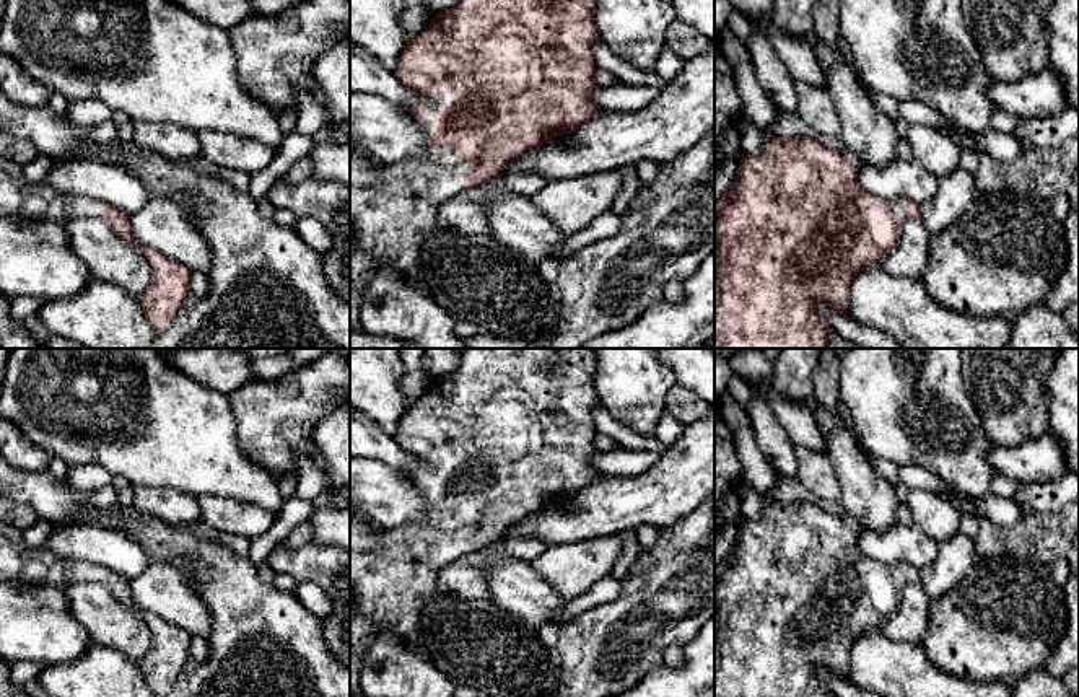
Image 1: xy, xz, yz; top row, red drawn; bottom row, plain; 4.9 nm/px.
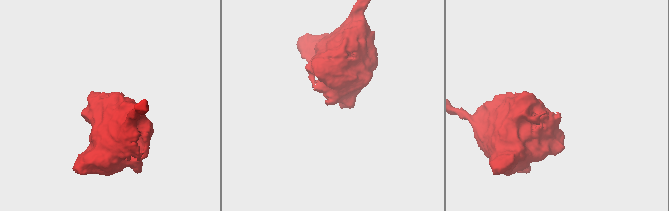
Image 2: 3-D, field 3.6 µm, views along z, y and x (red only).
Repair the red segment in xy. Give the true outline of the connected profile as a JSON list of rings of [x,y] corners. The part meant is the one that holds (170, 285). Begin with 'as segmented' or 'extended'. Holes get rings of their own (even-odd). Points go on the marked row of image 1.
extended | [[[0,171],[0,217],[3,215],[54,221],[96,217],[106,221],[120,239],[140,249],[151,265],[151,283],[138,296],[138,301],[155,334],[163,334],[173,324],[177,309],[189,295],[192,270],[143,248],[132,235],[130,213],[107,202],[65,194],[47,184],[34,184],[23,176],[15,178]]]

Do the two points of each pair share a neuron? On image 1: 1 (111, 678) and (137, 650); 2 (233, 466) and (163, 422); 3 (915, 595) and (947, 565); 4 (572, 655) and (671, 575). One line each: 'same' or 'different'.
1: different
2: same
3: different
4: same

